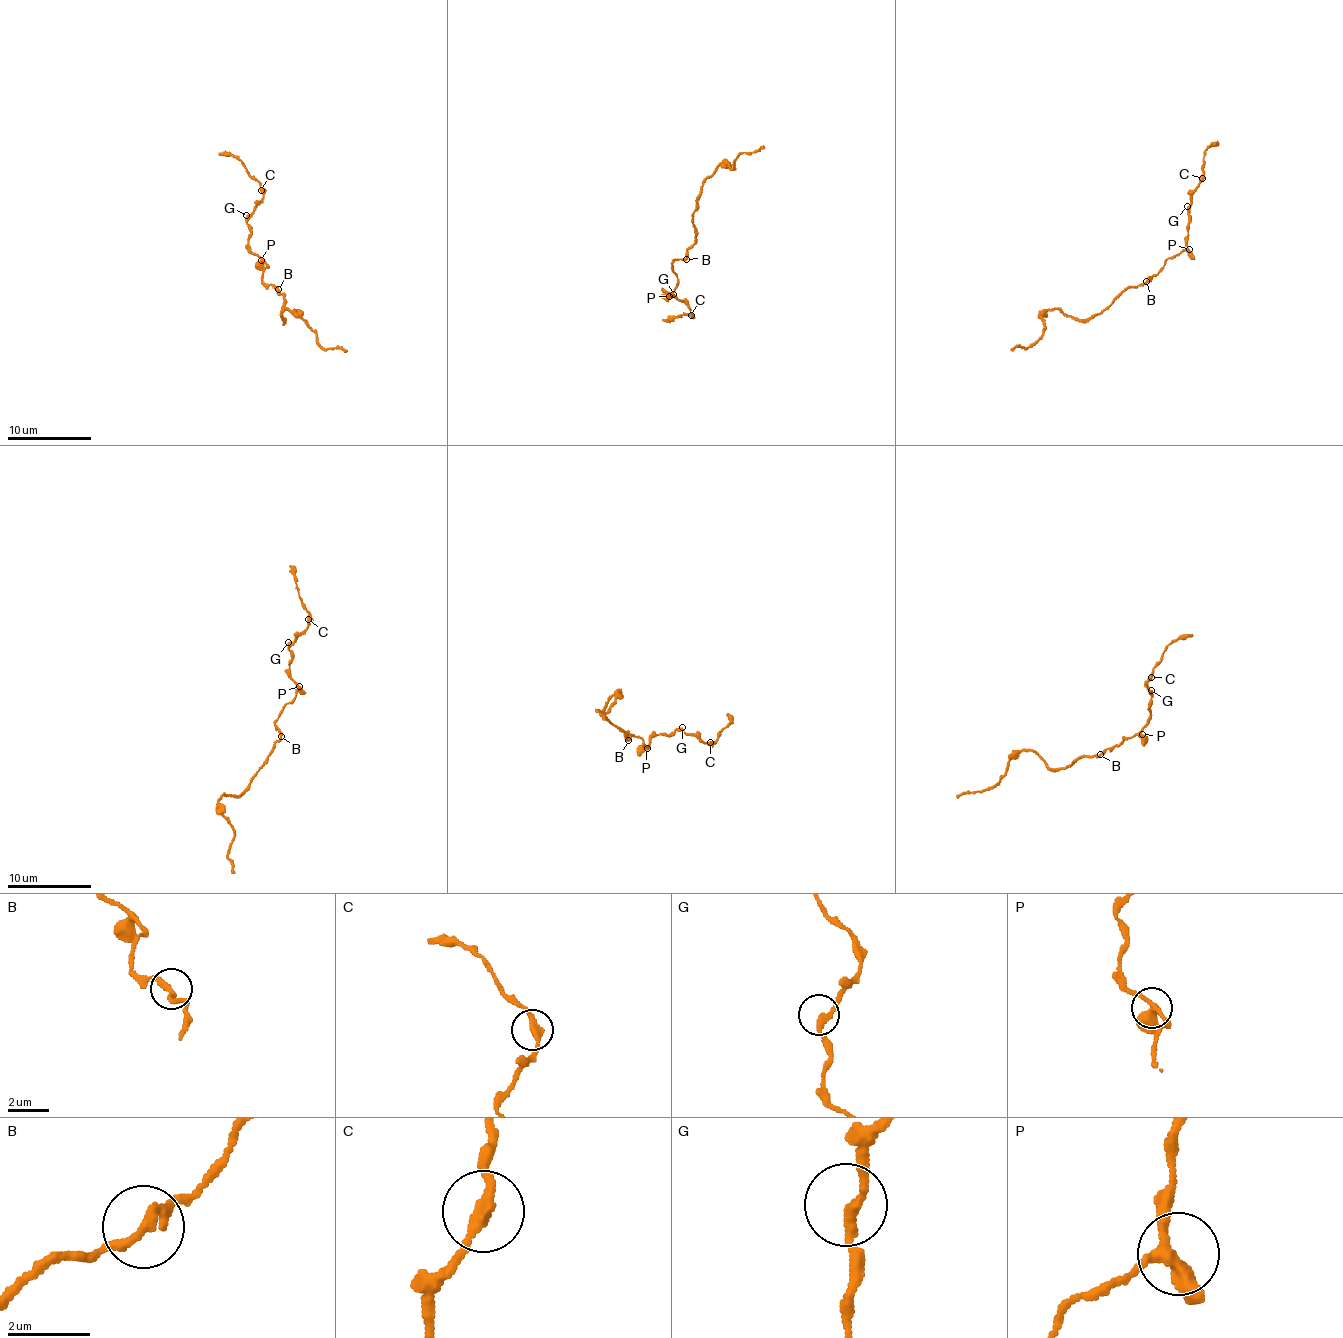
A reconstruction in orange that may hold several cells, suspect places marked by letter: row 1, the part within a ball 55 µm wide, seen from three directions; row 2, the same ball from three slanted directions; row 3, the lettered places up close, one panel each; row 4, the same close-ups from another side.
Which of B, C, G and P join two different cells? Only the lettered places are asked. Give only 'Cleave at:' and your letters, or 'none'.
Cleave at: none

